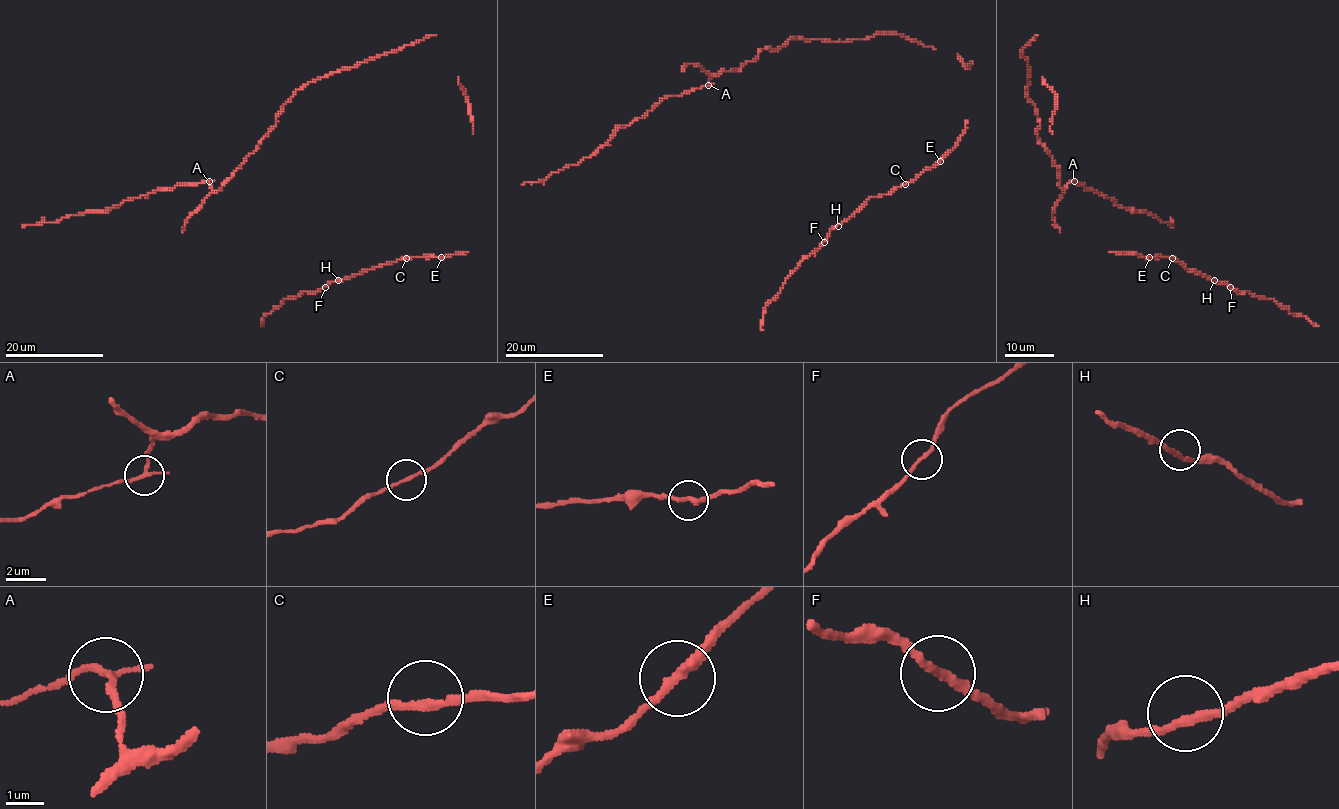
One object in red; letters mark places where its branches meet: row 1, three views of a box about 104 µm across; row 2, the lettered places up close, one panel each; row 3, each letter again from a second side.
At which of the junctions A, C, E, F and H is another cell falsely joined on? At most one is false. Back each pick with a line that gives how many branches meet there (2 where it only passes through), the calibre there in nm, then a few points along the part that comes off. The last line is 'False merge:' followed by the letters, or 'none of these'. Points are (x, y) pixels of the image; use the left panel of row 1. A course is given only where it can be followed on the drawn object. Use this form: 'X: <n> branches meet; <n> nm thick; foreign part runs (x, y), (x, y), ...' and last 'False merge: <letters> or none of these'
A: 2 branches meet; 180 nm thick; foreign part runs (209, 181), (154, 190), (122, 201), (114, 208), (67, 214), (52, 223), (21, 225)
False merge: A

